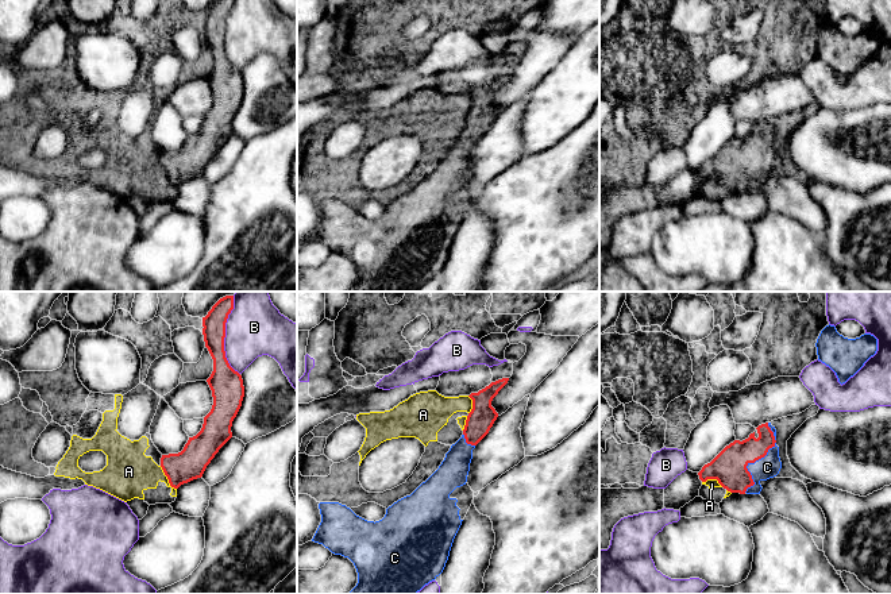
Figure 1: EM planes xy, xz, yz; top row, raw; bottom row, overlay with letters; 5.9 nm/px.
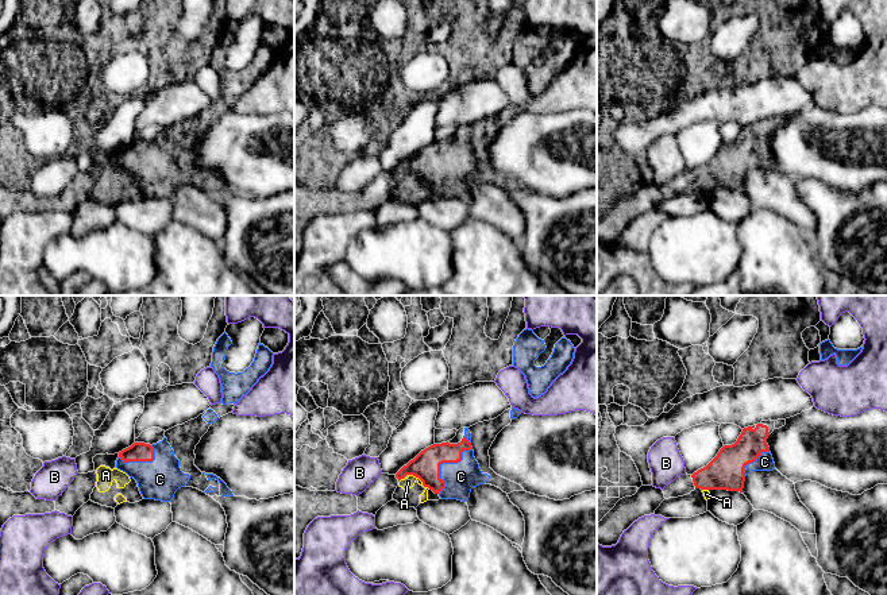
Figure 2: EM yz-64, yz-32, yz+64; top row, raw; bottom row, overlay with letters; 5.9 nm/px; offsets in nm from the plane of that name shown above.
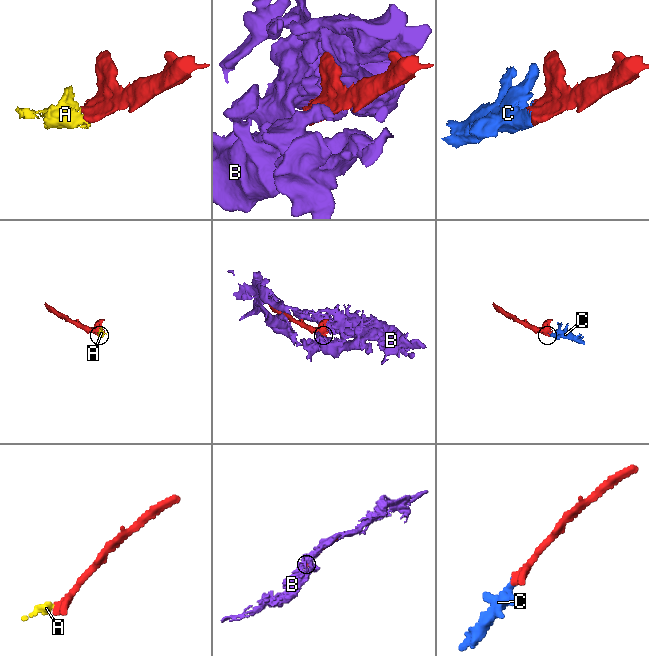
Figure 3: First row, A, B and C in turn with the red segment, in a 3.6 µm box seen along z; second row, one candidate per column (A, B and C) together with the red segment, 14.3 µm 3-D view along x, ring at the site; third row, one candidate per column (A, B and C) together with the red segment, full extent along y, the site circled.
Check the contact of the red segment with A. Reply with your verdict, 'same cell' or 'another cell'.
another cell

